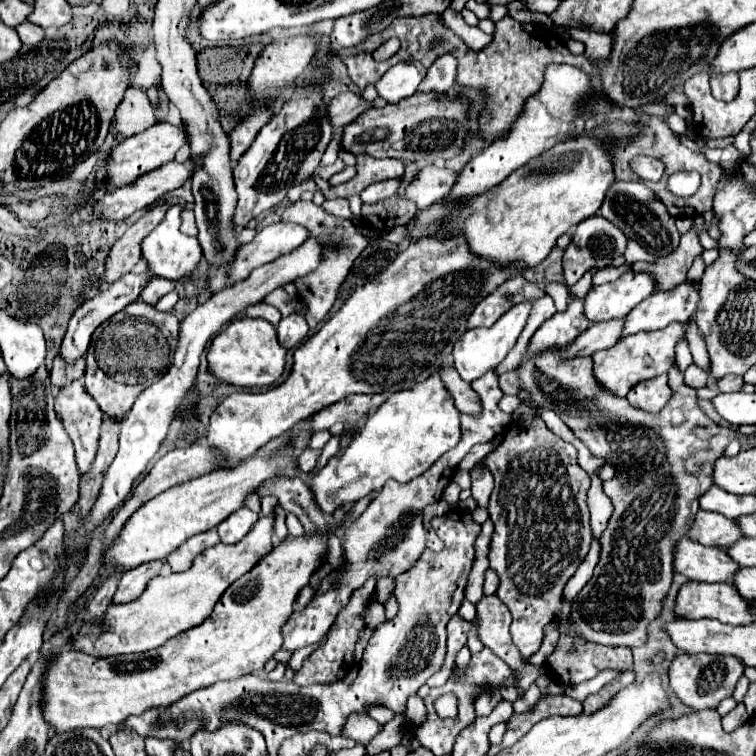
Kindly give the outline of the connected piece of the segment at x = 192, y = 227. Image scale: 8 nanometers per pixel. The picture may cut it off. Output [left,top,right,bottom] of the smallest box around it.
[180,210,198,236]

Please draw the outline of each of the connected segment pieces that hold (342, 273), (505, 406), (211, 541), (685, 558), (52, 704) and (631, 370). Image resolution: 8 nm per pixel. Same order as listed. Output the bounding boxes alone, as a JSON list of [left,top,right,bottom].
[[282,200,368,328],[498,394,520,414],[168,530,220,572],[674,538,736,582],[44,534,326,732],[592,322,684,398]]

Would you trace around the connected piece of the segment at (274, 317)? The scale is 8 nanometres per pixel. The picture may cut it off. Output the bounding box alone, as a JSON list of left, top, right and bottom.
[246,302,280,326]

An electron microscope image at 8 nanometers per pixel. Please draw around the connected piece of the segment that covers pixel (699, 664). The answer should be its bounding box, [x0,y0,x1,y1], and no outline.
[670,654,744,710]

